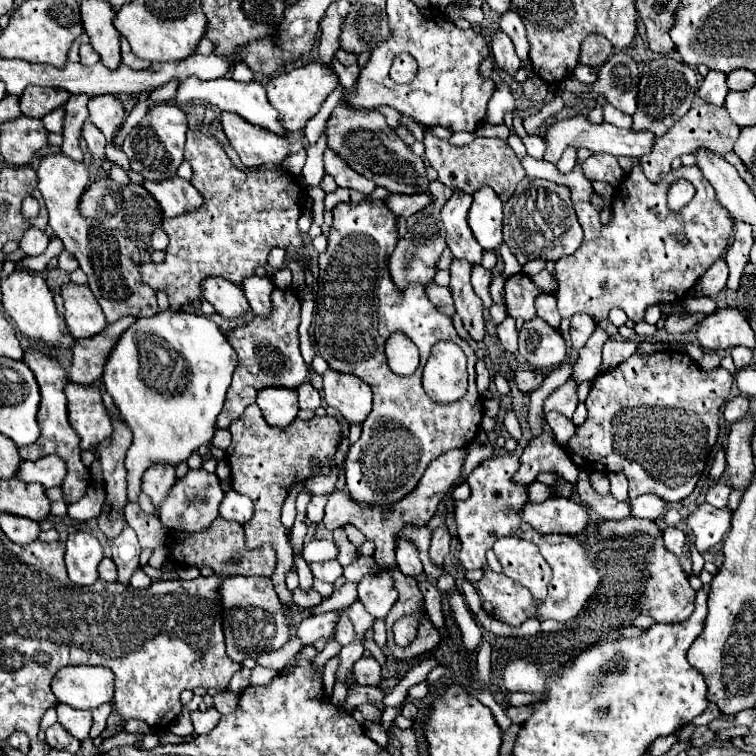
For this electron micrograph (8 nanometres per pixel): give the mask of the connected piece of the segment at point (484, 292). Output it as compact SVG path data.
M473 266L471 284L473 284L475 294L483 300L483 306L485 306L485 308L489 308L489 306L493 304L491 294L489 294L489 282L491 282L491 270L487 270L487 268L483 268L483 266Z

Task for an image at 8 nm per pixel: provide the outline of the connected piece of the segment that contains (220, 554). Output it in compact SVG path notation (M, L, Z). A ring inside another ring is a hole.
M221 516L201 532L175 532L173 544L169 548L169 556L175 562L183 562L187 566L209 566L219 576L271 576L276 566L276 552L271 544L260 546L254 550L245 548L245 534L239 522L223 520Z

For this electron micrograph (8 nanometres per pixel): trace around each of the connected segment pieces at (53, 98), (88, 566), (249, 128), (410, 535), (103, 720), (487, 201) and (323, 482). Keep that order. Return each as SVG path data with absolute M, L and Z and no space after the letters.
M29 86L21 94L21 112L29 118L43 118L57 106L65 104L69 100L69 92L61 88L41 88L41 86Z
M71 532L67 538L65 566L75 584L93 584L99 578L97 566L103 560L103 546L87 532Z
M221 112L221 124L229 144L235 148L245 166L281 166L283 160L291 154L291 144L285 136L277 136L267 128L247 124L233 112Z
M427 526L423 528L405 528L399 532L399 538L407 538L419 546L419 554L429 552L429 542L431 542L431 530Z
M104 703L92 710L92 726L89 732L91 738L101 735L107 725L107 718L111 713L112 707L110 703Z
M481 188L473 194L469 210L469 226L483 250L497 250L503 242L503 202L491 188Z
M331 462L331 466L333 466L333 472L331 472L329 476L316 476L310 478L306 481L303 489L312 492L314 495L333 492L337 482L337 468L335 468L333 462Z

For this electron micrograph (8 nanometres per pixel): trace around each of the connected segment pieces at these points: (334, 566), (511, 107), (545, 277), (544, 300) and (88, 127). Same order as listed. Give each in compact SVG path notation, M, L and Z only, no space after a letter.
M327 560L327 562L313 562L311 564L313 576L323 580L323 582L333 582L343 574L343 568L337 560Z
M497 80L497 82L499 82L499 88L495 90L493 98L489 100L489 108L487 108L487 122L491 122L491 124L501 124L503 116L507 112L517 110L513 92L507 86L507 82L505 80Z
M549 270L537 272L531 280L533 280L539 288L543 288L543 290L553 290L553 288L555 288L555 280L553 280L553 276L549 274Z
M541 294L541 296L537 296L535 308L537 308L537 316L543 318L551 328L559 328L559 324L561 324L561 316L559 316L559 312L557 312L555 298L553 298L553 296L549 296L549 294Z
M85 122L83 124L83 138L87 142L87 150L89 150L89 160L91 160L91 166L101 170L103 168L103 162L107 160L107 154L105 154L105 136L101 134L101 130L95 128L95 124L91 122Z

